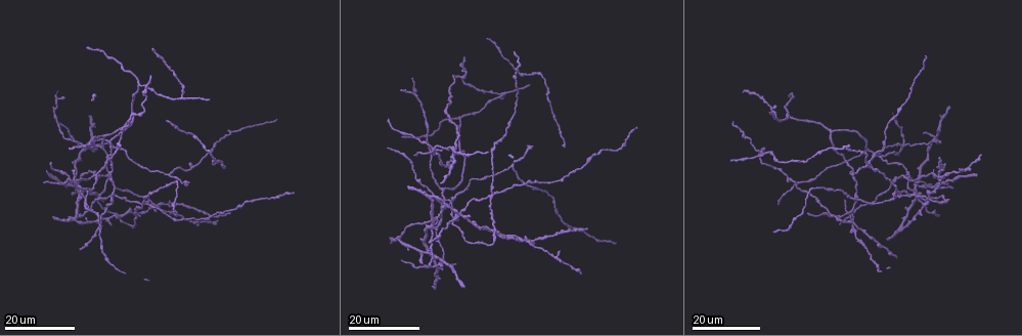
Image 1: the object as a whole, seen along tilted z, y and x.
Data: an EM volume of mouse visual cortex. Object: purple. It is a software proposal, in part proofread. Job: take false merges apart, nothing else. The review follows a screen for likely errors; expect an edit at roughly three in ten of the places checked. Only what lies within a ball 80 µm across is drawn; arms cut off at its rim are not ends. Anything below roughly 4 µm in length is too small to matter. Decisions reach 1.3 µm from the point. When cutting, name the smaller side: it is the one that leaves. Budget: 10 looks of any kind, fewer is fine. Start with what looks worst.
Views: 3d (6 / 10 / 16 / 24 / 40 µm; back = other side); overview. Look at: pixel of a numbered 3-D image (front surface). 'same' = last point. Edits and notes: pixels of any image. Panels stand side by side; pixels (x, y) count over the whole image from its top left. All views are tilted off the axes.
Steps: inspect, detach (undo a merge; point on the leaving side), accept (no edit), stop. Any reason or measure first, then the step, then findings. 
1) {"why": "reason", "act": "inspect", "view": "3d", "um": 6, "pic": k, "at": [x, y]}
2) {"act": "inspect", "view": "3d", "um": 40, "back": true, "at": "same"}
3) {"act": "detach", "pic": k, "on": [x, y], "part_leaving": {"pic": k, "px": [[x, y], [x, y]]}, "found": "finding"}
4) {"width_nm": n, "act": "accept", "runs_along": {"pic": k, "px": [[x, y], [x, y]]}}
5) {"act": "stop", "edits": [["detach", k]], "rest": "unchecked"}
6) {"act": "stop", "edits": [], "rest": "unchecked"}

{"why": "two arms in line, one across", "act": "inspect", "view": "3d", "um": 16, "pic": 1, "at": [87, 197]}

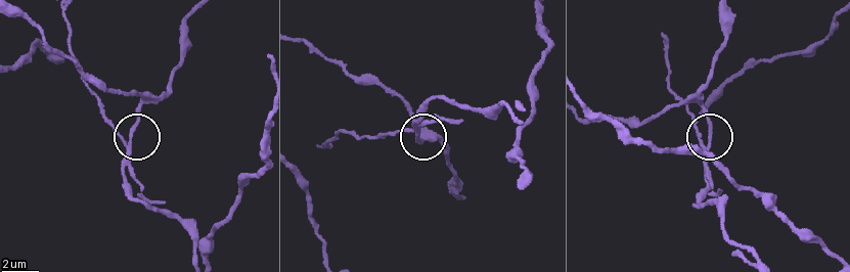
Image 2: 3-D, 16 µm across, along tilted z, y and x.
{"act": "inspect", "view": "3d", "um": 6, "pic": 2, "at": [127, 143]}

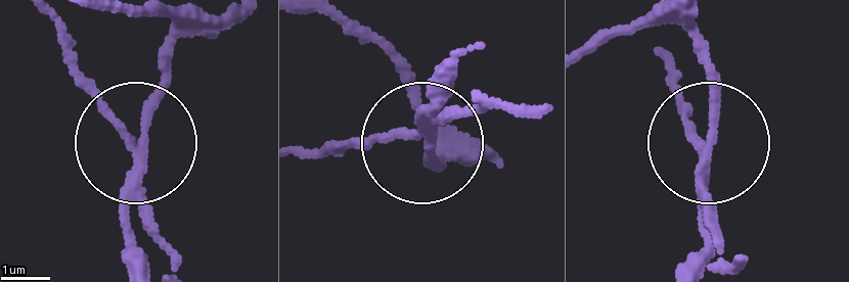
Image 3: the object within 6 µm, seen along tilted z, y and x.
{"side_arm_um": 10, "act": "detach", "pic": 3, "on": [163, 244], "part_leaving": {"pic": 3, "px": [[143, 176], [60, 21]]}, "found": "a second neuron is stuck on"}

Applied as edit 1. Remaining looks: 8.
{"why": "two arms in line, one across", "act": "inspect", "view": "3d", "um": 16, "pic": 1, "at": [895, 146]}

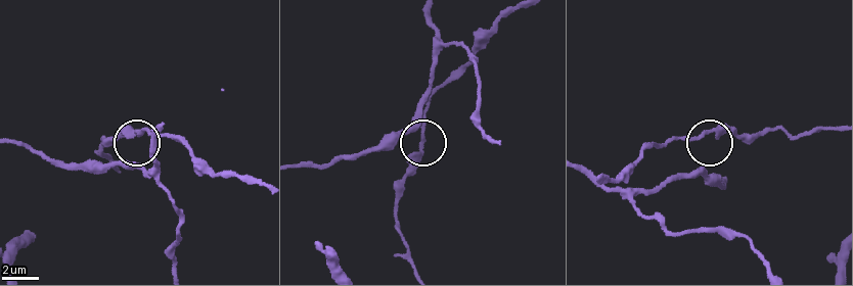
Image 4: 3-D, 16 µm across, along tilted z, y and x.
{"act": "inspect", "view": "3d", "um": 6, "pic": 4, "at": [700, 137]}

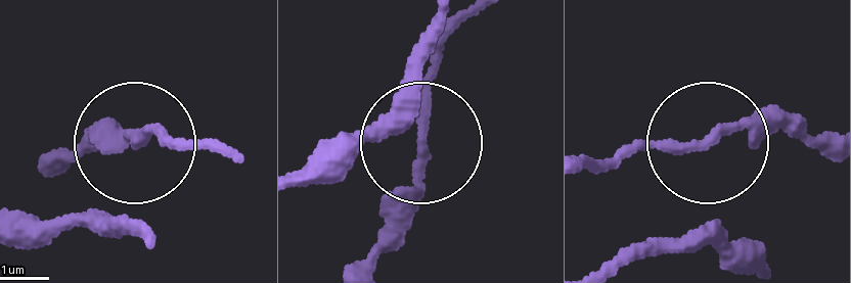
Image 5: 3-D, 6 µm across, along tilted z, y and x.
{"side_arm_um": 31, "act": "accept", "runs_along": {"pic": 5, "px": [[629, 264], [700, 226], [714, 137], [805, 120]]}, "found": "one neuron here"}

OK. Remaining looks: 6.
{"why": "three-way junction", "act": "inspect", "view": "3d", "um": 24, "pic": 1, "at": [101, 215]}

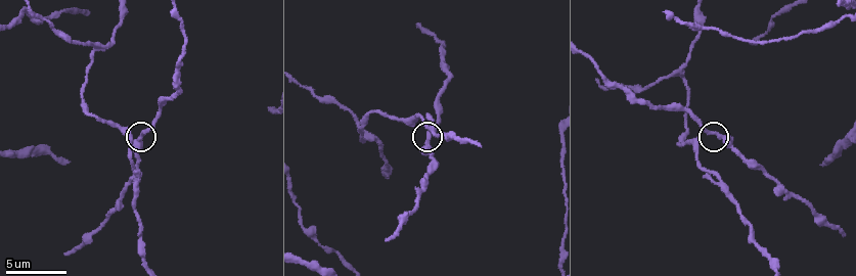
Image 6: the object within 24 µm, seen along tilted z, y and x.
{"act": "inspect", "view": "3d", "um": 10, "pic": 6, "at": [145, 131]}

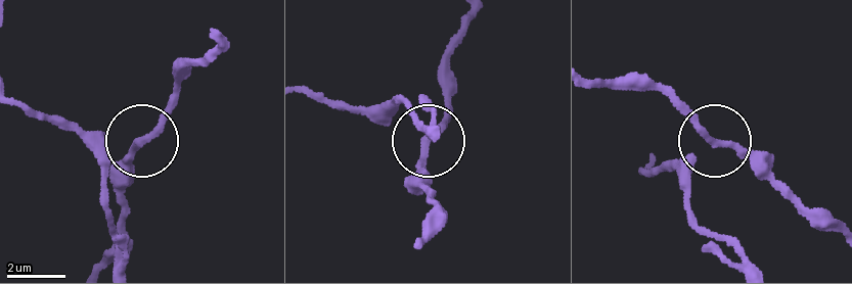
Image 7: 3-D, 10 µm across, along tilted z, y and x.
{"width_nm": 180, "act": "accept", "runs_along": {"pic": 7, "px": [[16, 102], [37, 114], [137, 141], [121, 212]]}, "found": "all the same neuron"}

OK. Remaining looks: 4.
{"why": "a fork", "act": "inspect", "view": "3d", "um": 24, "pic": 1, "at": [102, 199]}

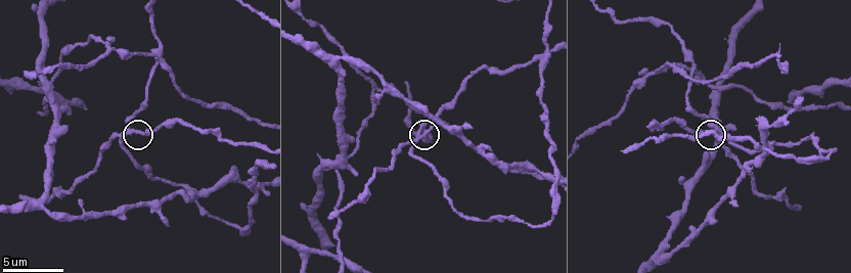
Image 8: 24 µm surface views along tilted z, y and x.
{"act": "inspect", "view": "3d", "um": 10, "pic": 8, "at": [132, 131]}

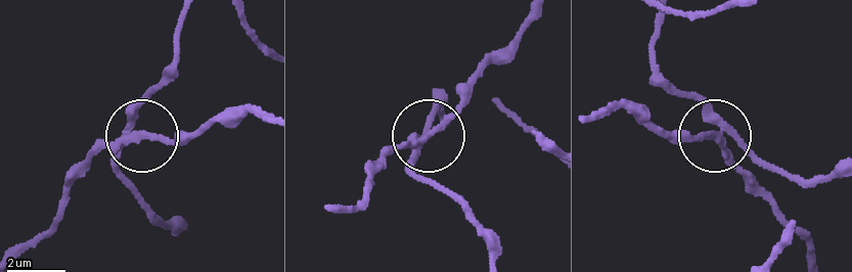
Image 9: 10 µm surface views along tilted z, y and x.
{"arms": 3, "act": "accept", "found": "one neuron here"}

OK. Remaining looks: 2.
{"why": "three-way junction", "act": "inspect", "view": "3d", "um": 16, "pic": 1, "at": [181, 95]}

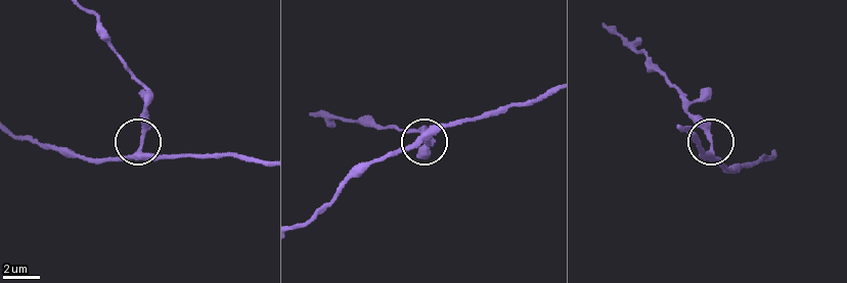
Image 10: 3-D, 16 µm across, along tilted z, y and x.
{"why": "closer look", "act": "inspect", "view": "3d", "um": 6, "pic": 10, "at": [141, 148]}

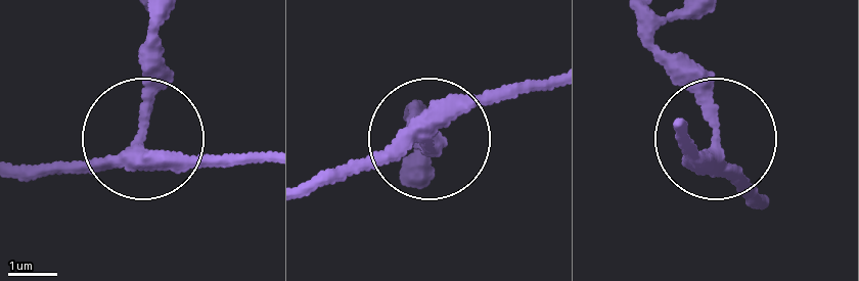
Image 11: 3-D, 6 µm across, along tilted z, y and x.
{"act": "accept", "runs_along": {"pic": 11, "px": [[764, 206], [716, 144], [682, 146]]}, "found": "all the same neuron"}

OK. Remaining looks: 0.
{"act": "stop", "edits": [["detach", 3]], "rest": "unchecked"}

